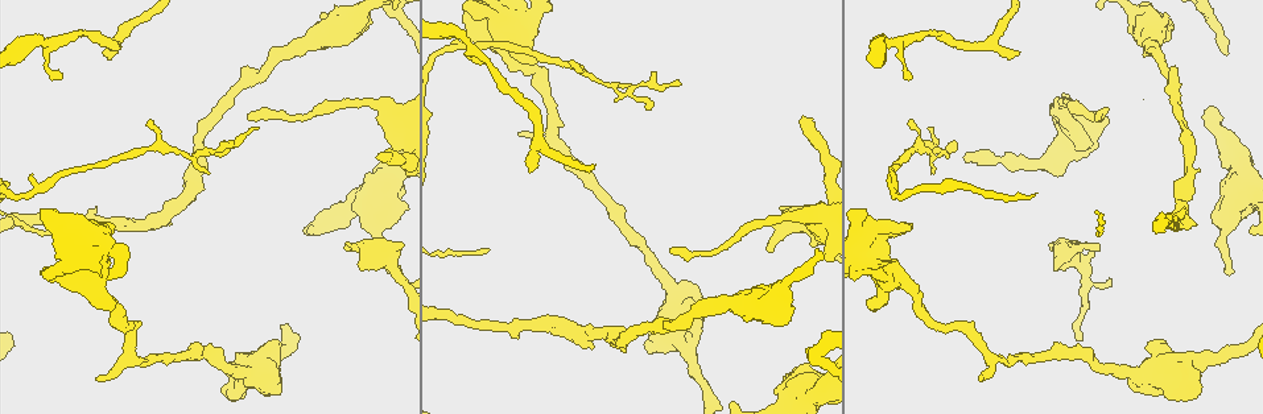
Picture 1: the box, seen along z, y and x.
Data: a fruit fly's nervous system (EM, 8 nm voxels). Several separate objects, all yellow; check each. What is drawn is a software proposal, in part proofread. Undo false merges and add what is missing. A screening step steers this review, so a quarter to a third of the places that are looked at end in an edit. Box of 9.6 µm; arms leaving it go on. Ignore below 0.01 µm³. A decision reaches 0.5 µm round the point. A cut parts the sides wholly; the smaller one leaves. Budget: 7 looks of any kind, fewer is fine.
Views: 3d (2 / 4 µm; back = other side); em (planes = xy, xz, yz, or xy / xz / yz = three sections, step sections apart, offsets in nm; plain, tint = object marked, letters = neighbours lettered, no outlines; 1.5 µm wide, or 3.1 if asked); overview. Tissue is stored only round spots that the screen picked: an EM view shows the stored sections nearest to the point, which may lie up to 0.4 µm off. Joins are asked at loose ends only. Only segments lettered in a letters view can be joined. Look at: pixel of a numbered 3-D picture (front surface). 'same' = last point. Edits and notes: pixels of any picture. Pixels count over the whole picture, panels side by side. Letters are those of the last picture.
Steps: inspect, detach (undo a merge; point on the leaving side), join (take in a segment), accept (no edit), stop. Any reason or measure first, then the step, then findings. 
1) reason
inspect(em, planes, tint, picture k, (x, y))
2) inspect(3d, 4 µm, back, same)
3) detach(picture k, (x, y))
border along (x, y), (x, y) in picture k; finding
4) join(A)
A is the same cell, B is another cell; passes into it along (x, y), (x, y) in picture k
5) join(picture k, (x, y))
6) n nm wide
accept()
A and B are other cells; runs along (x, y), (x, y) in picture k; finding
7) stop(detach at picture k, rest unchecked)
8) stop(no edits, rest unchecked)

inspect(em, planes, letters, picture 1, (979, 379))

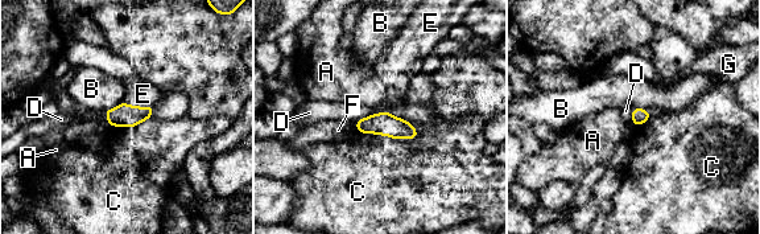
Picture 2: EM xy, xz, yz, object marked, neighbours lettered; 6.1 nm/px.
accept()
A, B, C, D, E, F and G are other cells; border along (380, 111), (354, 122) in picture 2; none of them fits

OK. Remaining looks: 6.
branch stops here
inspect(em, planes, letters, picture 1, (1019, 52))

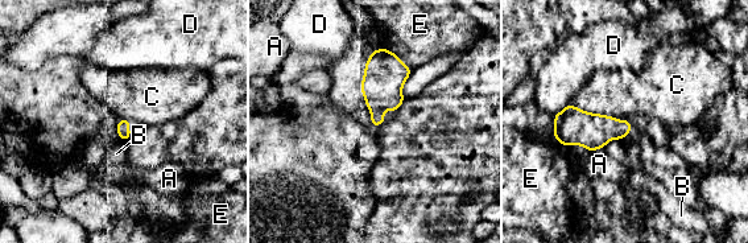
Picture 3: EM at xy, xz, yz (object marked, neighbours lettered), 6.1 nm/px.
accept()
A, B, C, D and E are other cells; border along (570, 103), (582, 110), (614, 118) in picture 3; none of them fits

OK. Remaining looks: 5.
thick turns thin
inspect(em, xz, step 8, letters, picture 1, (786, 216))

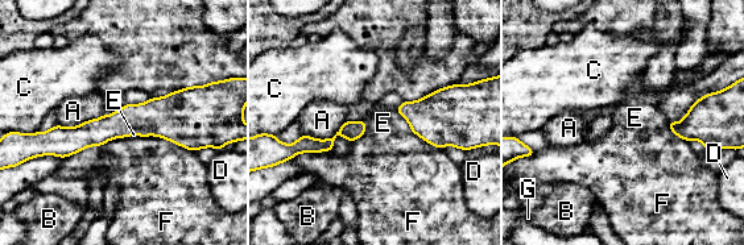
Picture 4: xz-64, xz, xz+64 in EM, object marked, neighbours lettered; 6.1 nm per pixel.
cut it another way
inspect(em, planes, letters, same)

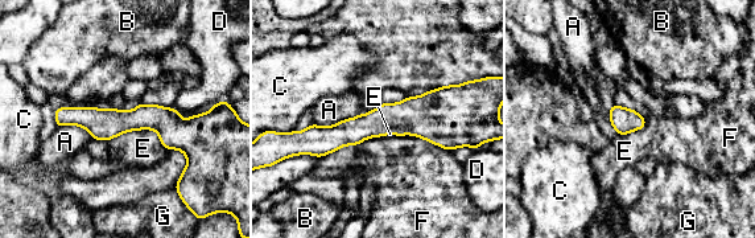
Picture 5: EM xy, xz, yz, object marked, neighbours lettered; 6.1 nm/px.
accept()
A, B, C, D, E, F and G are other cells; runs along (457, 115), (300, 136) in picture 5; continuous, no second neuron

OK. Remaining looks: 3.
stop(no edits, rest unchecked)

